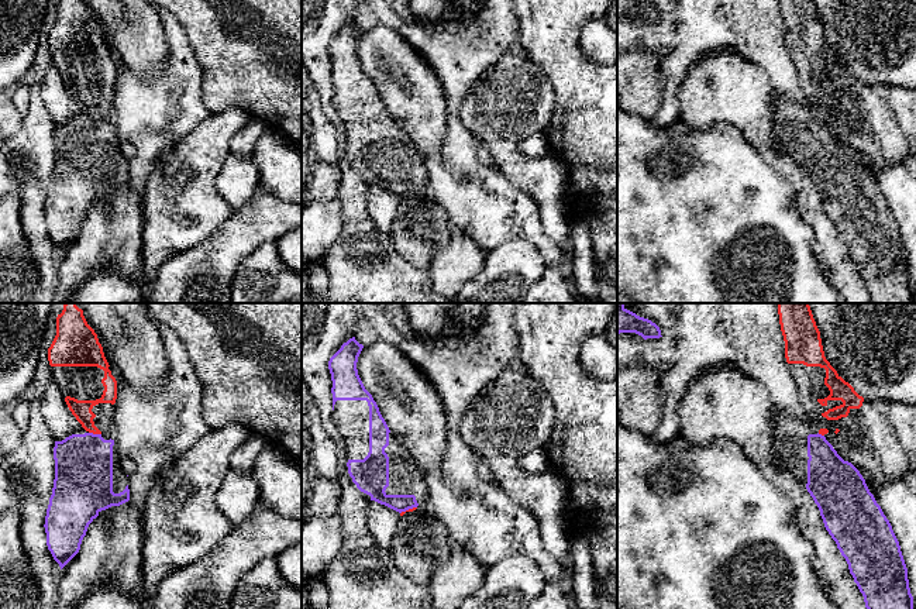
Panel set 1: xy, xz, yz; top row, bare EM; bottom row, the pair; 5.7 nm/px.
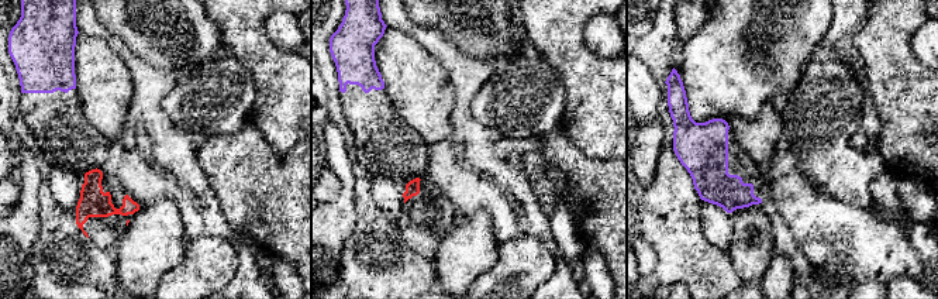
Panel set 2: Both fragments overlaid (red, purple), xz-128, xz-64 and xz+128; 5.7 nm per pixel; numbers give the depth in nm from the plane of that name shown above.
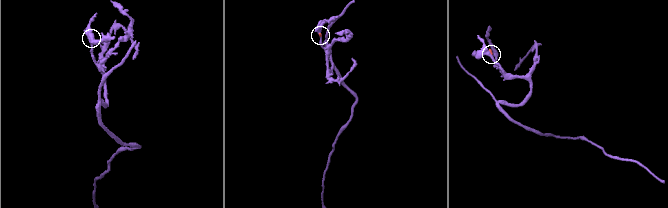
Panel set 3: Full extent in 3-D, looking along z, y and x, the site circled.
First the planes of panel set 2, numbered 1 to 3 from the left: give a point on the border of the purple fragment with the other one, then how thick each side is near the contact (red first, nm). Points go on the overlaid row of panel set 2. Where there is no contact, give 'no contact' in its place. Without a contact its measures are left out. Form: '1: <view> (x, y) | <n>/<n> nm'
1: no contact
2: no contact
3: no contact

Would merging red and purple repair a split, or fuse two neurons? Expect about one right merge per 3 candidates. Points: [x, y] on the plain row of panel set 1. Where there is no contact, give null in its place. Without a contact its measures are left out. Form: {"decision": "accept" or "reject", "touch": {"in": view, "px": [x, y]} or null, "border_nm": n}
{"decision": "reject", "touch": {"in": "xy", "px": [95, 117]}, "border_nm": 70}

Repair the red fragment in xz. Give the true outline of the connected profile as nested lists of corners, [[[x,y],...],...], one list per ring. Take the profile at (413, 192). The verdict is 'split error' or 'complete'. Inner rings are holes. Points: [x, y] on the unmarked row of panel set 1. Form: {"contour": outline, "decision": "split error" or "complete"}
{"contour": [[[428,189],[400,197],[390,235],[396,251],[413,266],[428,271],[433,258],[452,234],[445,210],[433,199]]], "decision": "split error"}

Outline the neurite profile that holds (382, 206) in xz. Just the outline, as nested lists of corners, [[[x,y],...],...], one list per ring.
[[[369,185],[366,195],[366,209],[378,231],[390,234],[399,204],[399,196],[375,185]]]

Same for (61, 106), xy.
[[[54,63],[47,68],[41,80],[39,97],[55,125],[62,125],[78,116],[76,102],[69,94],[65,80]]]

